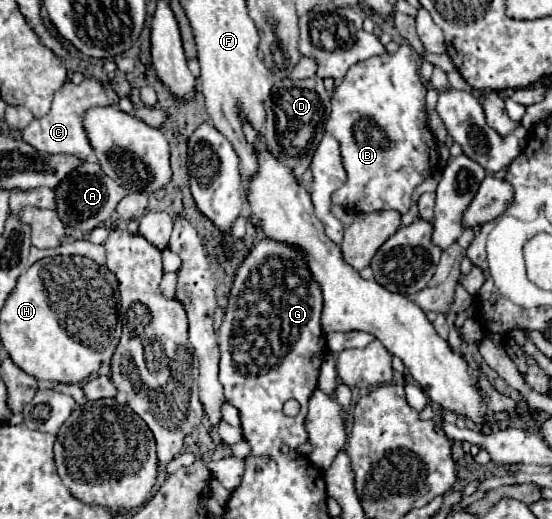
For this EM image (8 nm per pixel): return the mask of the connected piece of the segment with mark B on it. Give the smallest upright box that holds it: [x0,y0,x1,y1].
[327,44,437,214]

